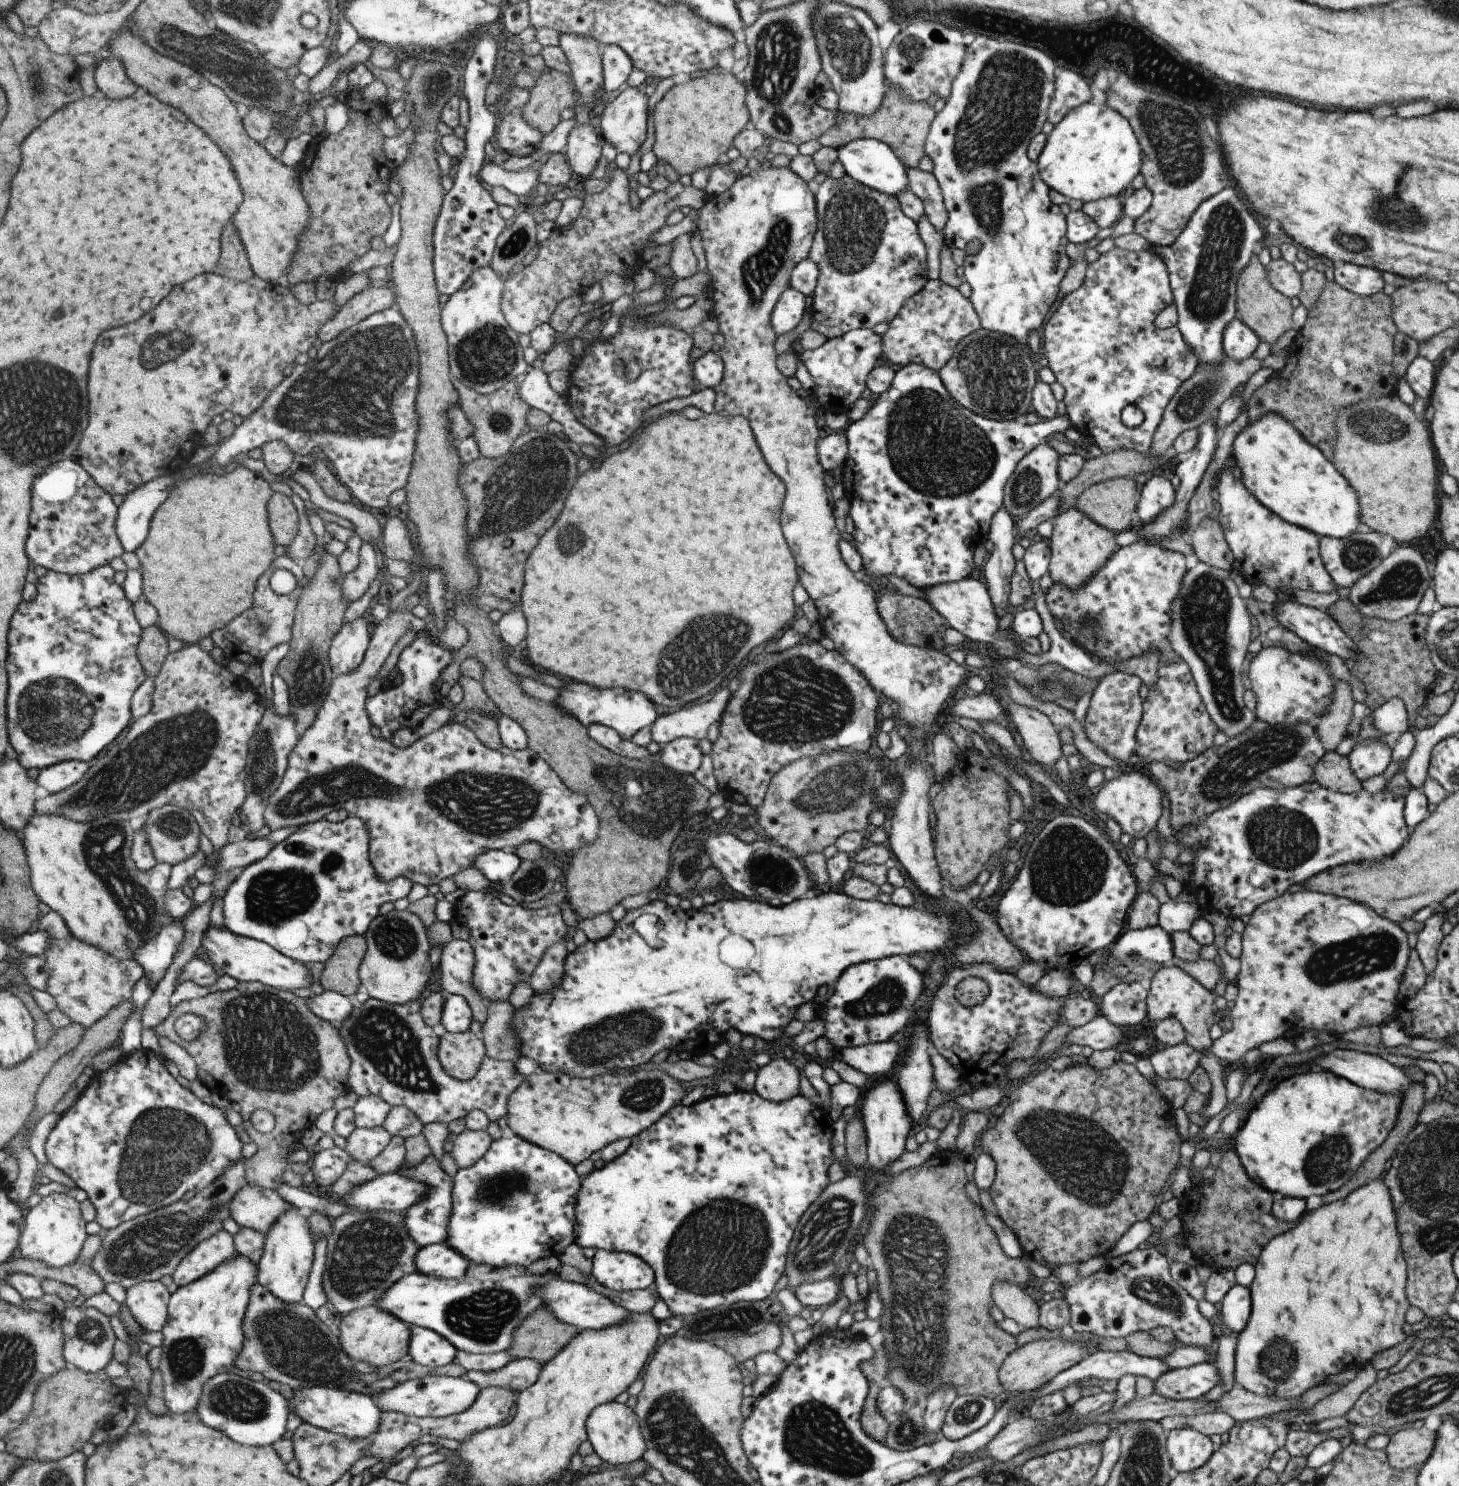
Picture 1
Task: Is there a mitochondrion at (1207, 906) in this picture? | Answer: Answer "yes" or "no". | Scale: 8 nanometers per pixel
no

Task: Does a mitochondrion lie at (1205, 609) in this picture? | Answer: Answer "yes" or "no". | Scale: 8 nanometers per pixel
yes

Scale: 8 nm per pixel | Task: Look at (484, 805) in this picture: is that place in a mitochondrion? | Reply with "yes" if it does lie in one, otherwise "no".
yes

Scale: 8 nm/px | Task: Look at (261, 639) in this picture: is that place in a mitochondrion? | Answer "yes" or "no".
no

